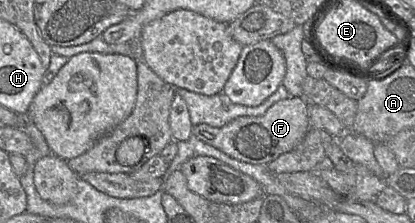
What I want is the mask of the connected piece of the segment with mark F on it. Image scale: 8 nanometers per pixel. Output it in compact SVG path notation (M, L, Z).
M289 97L273 104L262 116L238 117L219 128L199 124L193 128L193 135L234 159L255 165L268 165L282 154L295 149L309 128L309 103L304 97Z

